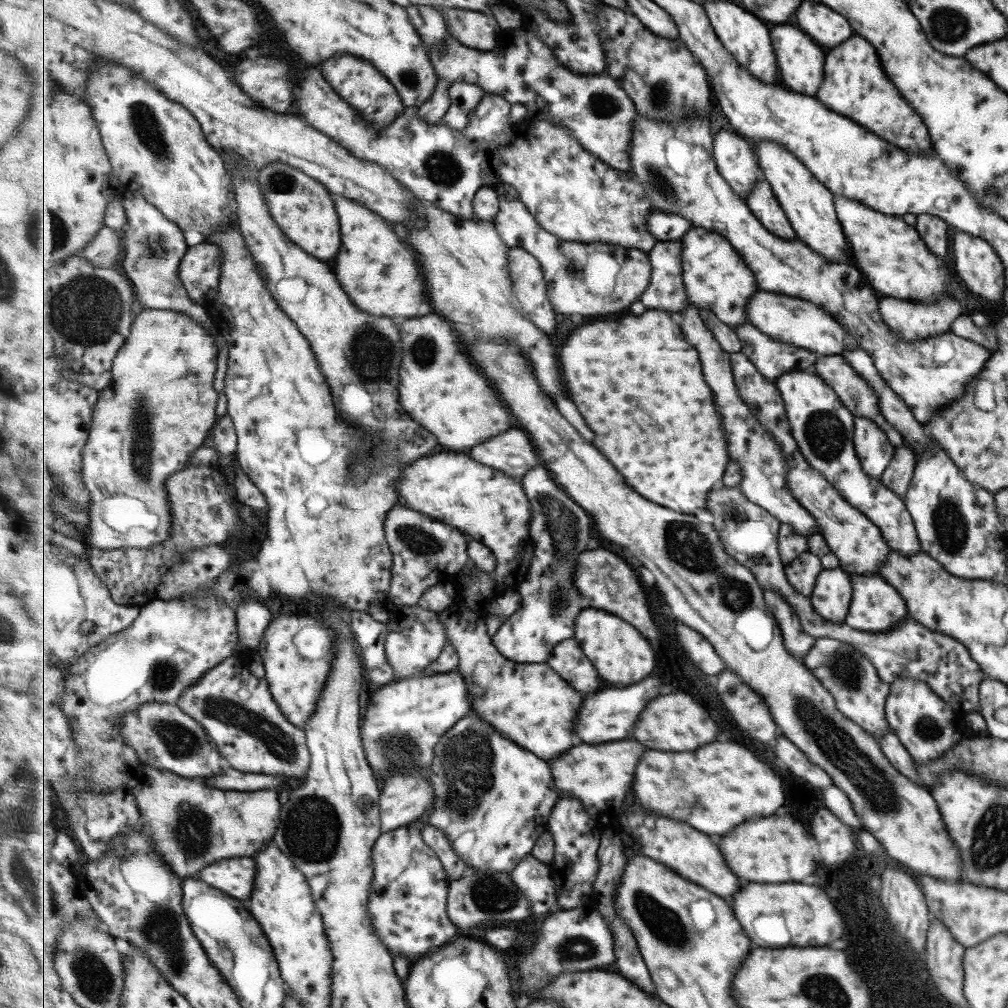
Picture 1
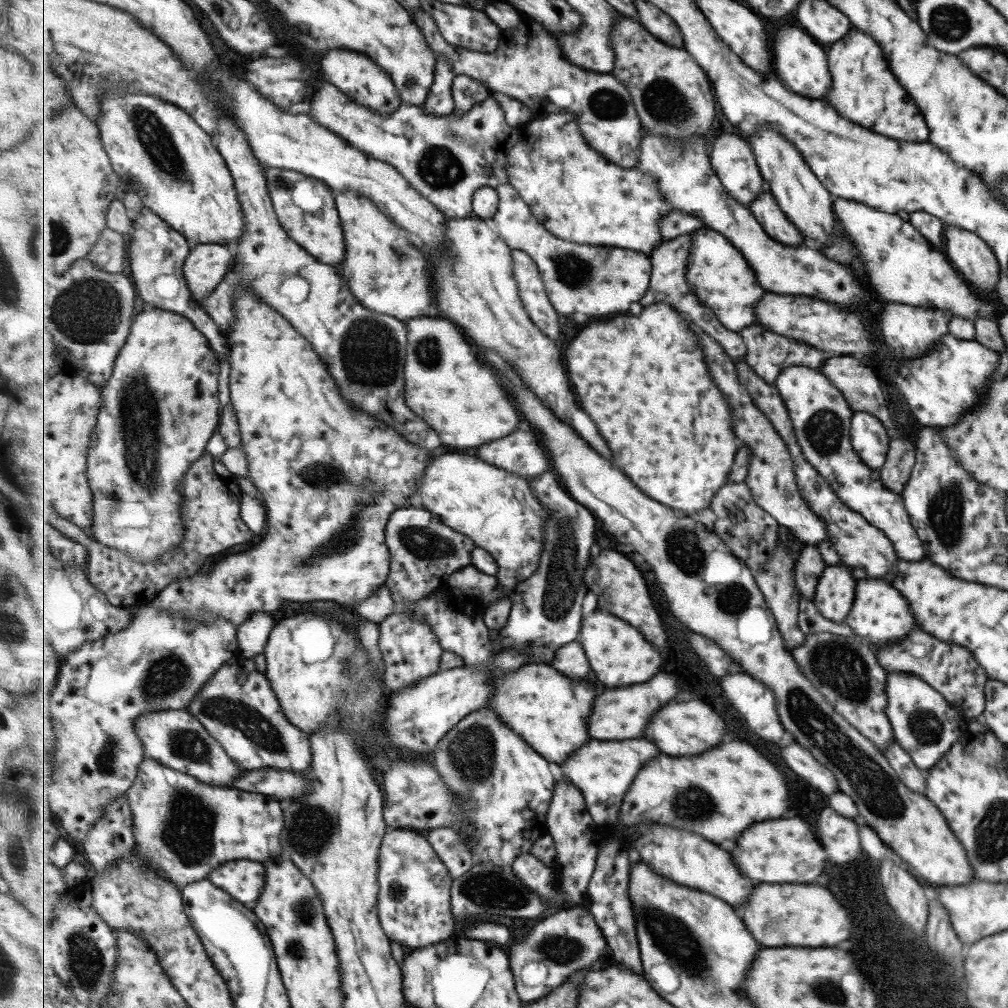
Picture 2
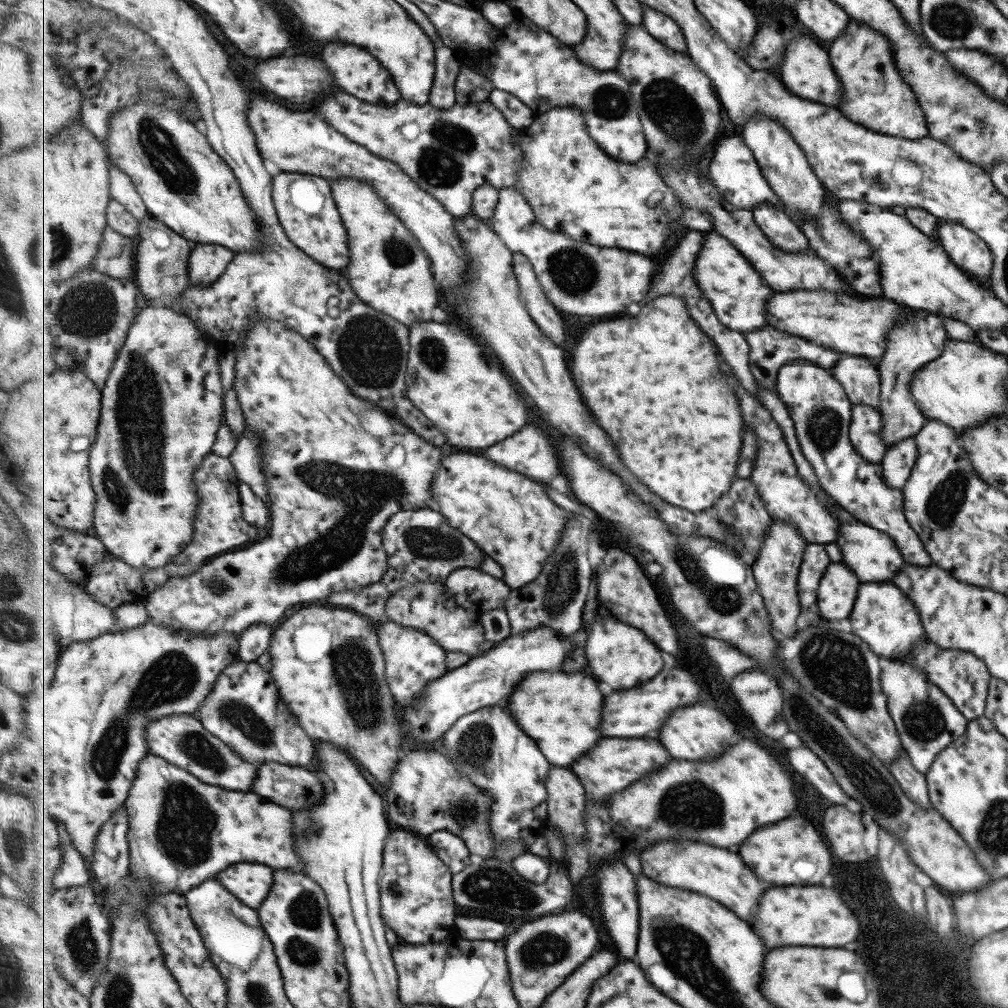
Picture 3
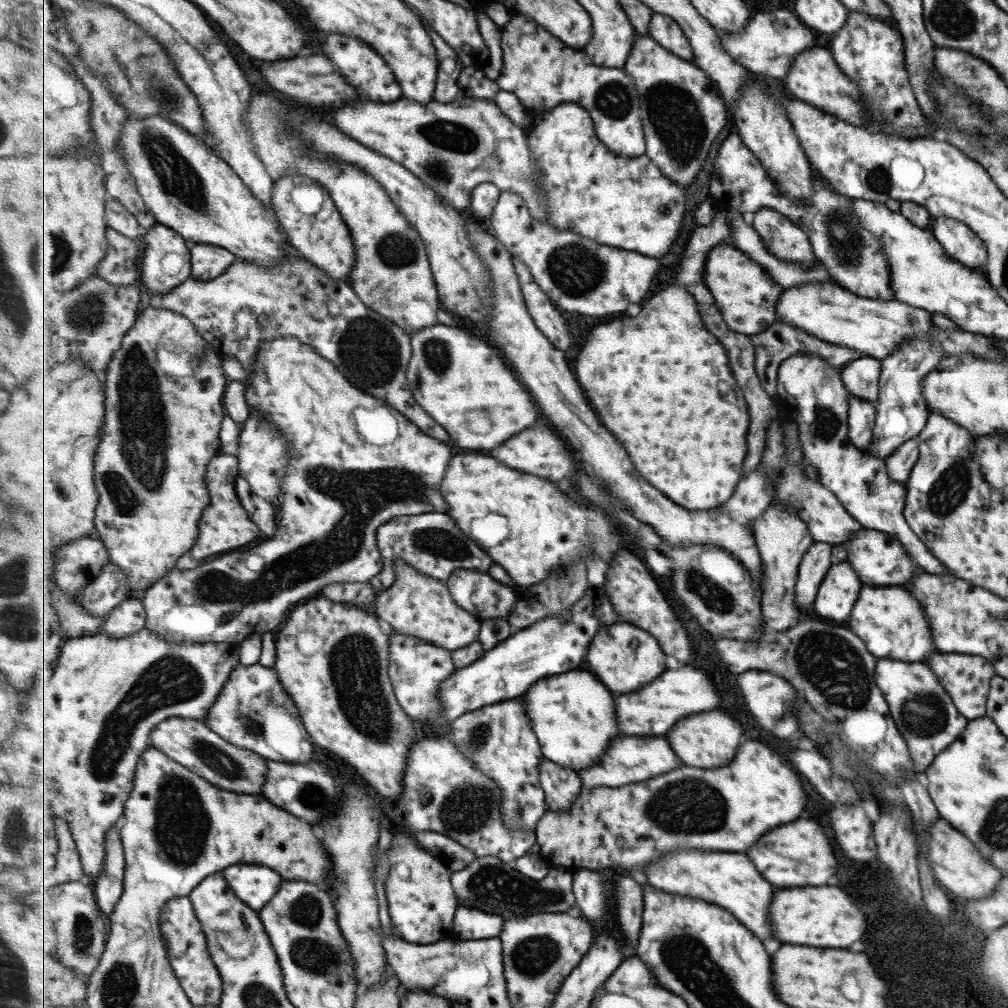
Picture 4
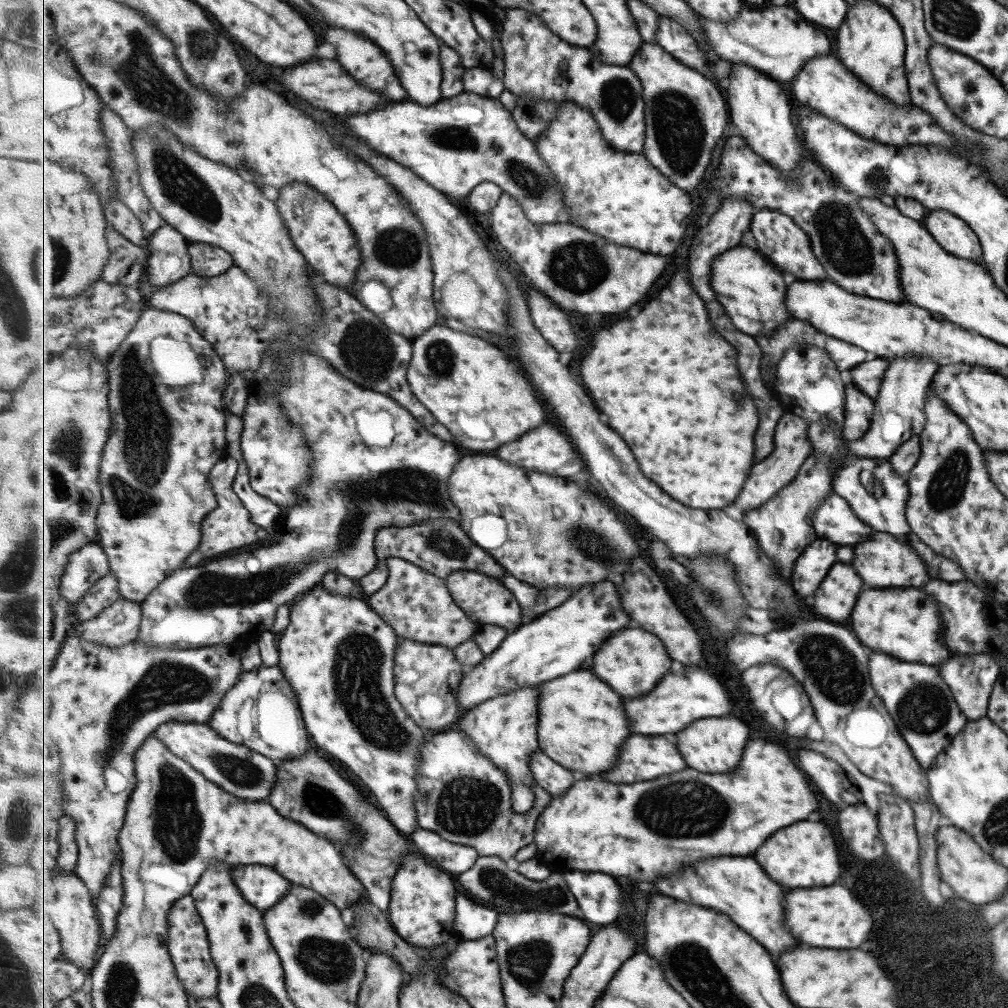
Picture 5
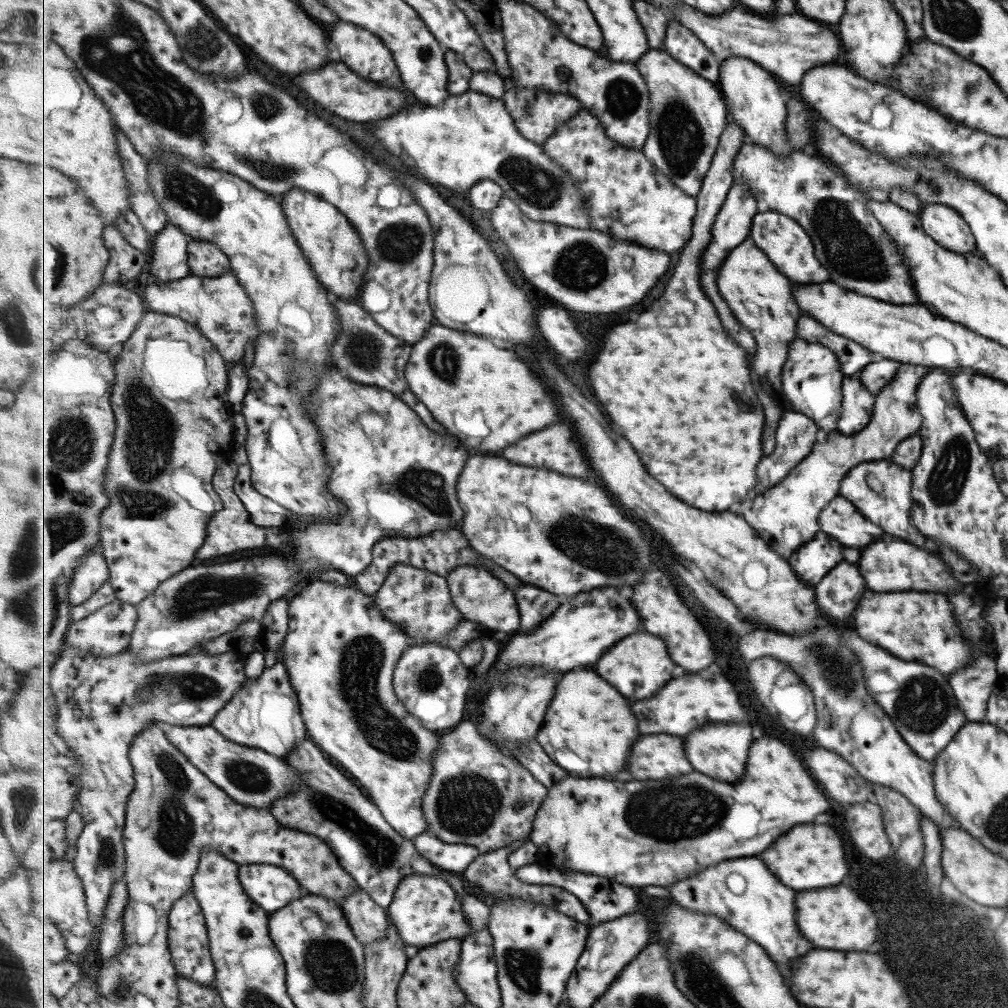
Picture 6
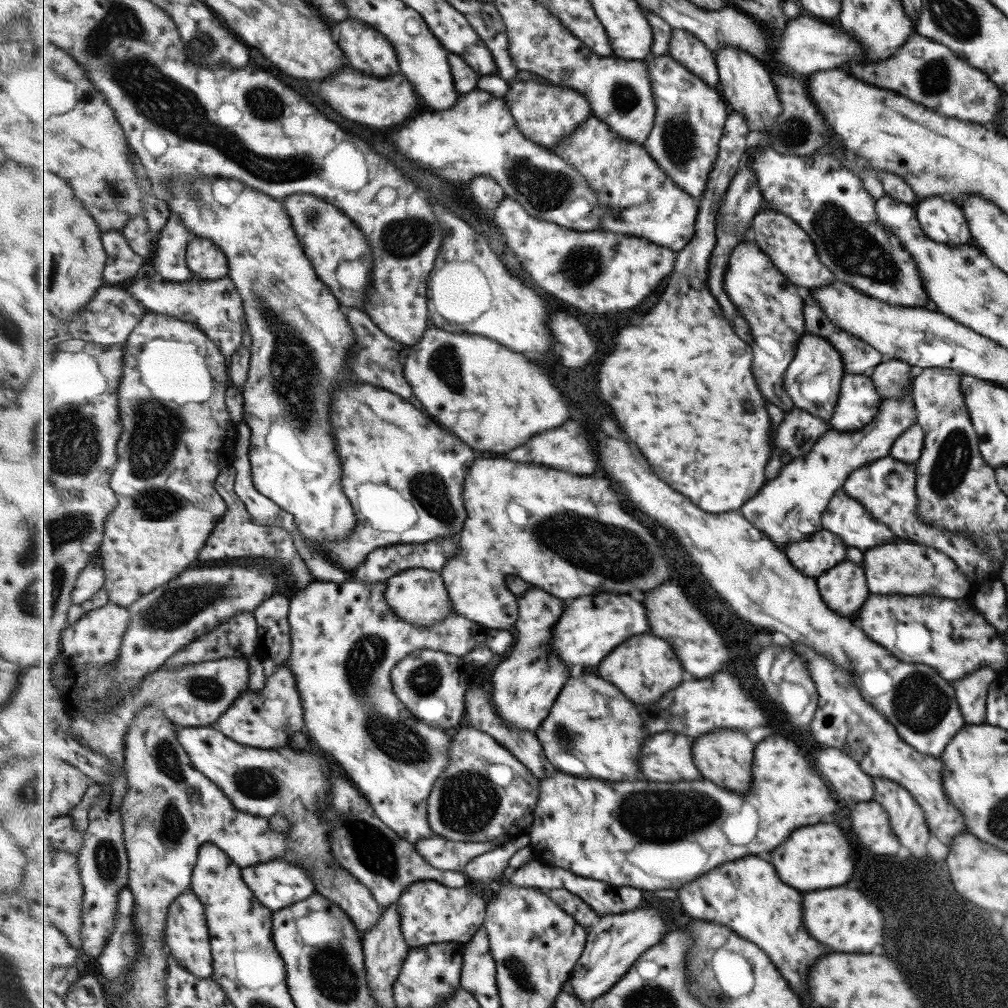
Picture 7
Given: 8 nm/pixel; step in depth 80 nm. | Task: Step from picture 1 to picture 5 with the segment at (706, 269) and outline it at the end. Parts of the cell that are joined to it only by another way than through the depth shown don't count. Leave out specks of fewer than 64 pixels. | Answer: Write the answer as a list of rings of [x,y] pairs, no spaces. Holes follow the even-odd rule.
[[[749,246],[736,247],[715,258],[712,284],[719,302],[723,304],[735,326],[751,336],[766,336],[776,333],[781,325],[792,321],[794,316],[786,307],[787,284],[781,270],[759,250]]]

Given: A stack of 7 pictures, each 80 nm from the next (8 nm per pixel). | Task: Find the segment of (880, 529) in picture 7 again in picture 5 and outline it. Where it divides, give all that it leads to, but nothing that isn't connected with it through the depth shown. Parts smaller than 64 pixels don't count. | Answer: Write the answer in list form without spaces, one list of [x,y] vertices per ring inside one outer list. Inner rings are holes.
[[[828,494],[815,508],[813,516],[813,532],[818,538],[826,538],[829,542],[839,544],[855,544],[865,540],[871,529],[857,516],[840,495]]]

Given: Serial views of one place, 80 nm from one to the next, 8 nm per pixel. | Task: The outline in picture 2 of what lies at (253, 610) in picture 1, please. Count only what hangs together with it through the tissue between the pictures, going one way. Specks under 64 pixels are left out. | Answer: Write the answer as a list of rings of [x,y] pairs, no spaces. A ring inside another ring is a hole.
[[[254,612],[238,628],[238,638],[240,639],[239,656],[252,659],[257,654],[264,654],[271,631],[276,625],[275,616],[263,612]]]

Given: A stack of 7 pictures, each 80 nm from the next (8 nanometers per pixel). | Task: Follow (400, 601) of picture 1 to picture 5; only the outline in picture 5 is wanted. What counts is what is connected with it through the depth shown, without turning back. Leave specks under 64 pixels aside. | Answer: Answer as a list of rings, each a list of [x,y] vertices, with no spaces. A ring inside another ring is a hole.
[[[435,518],[435,520],[427,520],[408,527],[382,528],[376,536],[376,553],[379,558],[376,569],[359,580],[359,586],[363,588],[367,597],[375,595],[385,587],[390,577],[388,567],[390,558],[402,558],[443,579],[458,570],[475,570],[501,580],[503,575],[509,573],[490,553],[476,546],[469,539],[469,535],[462,529],[459,521],[449,520],[449,518]]]

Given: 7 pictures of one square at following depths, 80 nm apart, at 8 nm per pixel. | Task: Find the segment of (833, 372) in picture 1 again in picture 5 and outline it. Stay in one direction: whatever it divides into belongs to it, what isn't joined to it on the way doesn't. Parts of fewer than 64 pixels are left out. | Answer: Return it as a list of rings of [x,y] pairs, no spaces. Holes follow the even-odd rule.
[[[869,356],[869,360],[860,362],[855,368],[846,372],[848,381],[865,396],[874,399],[877,396],[884,368],[887,365],[886,359],[871,358]]]

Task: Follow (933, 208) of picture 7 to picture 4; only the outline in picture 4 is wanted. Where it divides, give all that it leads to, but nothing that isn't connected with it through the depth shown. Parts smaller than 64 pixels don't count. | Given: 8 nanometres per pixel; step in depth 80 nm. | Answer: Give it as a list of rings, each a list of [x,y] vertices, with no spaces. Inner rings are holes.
[[[946,216],[933,217],[929,231],[953,260],[963,266],[982,270],[986,264],[986,249],[982,240],[962,222]]]

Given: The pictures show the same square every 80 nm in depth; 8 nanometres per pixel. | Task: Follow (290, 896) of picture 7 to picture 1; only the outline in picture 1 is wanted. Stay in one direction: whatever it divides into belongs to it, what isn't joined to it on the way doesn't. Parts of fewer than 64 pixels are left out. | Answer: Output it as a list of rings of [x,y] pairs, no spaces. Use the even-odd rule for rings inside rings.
[[[231,857],[206,866],[197,878],[248,903],[256,885],[257,873],[254,858]]]

